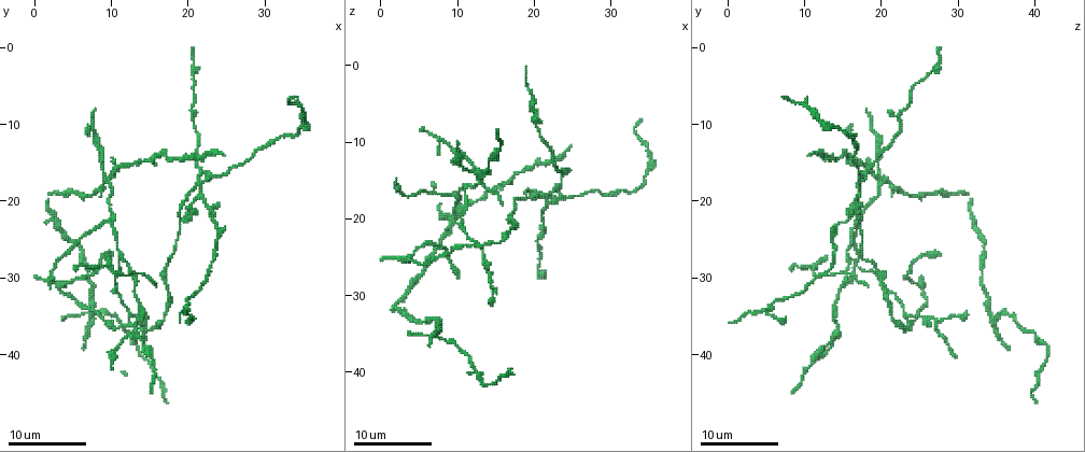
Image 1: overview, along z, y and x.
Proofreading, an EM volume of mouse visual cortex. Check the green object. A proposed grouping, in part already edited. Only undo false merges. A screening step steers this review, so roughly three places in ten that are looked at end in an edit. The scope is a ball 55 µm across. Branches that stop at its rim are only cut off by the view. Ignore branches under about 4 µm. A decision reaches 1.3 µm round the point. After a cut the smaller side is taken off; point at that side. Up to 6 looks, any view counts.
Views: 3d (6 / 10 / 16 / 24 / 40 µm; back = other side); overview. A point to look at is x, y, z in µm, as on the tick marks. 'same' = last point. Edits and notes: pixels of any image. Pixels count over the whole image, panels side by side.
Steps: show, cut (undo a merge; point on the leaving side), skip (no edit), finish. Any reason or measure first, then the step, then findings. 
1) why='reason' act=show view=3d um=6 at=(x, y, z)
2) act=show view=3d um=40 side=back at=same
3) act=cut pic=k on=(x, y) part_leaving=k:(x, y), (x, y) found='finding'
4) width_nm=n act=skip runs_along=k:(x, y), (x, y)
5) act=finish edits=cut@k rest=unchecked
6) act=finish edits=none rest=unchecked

act=show view=3d um=10 at=(13.0, 37.5, 14.0)

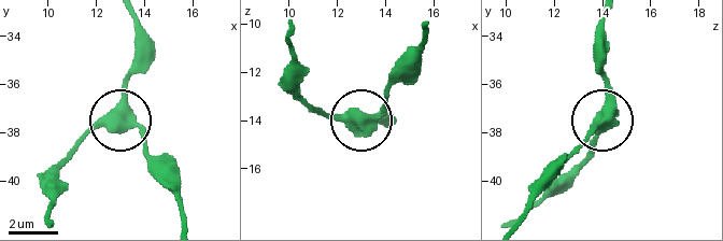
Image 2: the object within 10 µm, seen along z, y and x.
act=skip runs_along=2:(603, 18), (607, 104), (595, 152) found='all the same cell'

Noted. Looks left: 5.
why='a narrow waist' act=show view=3d um=16 at=(17.5, 32.0, 20.5)

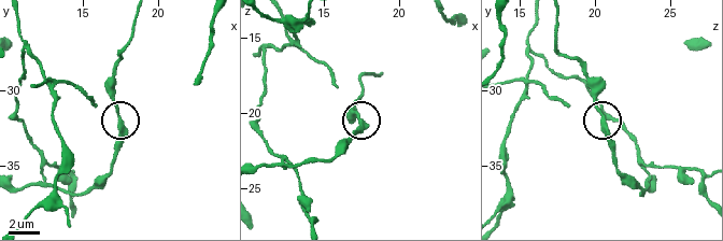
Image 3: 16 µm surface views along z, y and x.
act=skip runs_along=3:(18, 116), (45, 178), (88, 192), (115, 151), (115, 79) found='all the same cell'

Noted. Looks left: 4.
why='branch point' act=show view=3d um=10 at=(22.0, 16.0, 18.0)

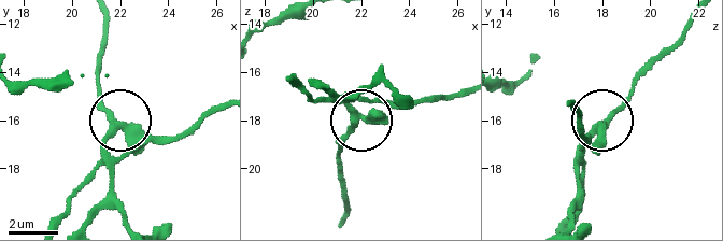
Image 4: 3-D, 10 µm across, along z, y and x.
width_nm=260 act=skip runs_along=4:(85, 222), (108, 185), (116, 123), (96, 64) found='one cell here'

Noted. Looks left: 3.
act=finish edits=none rest=unchecked

